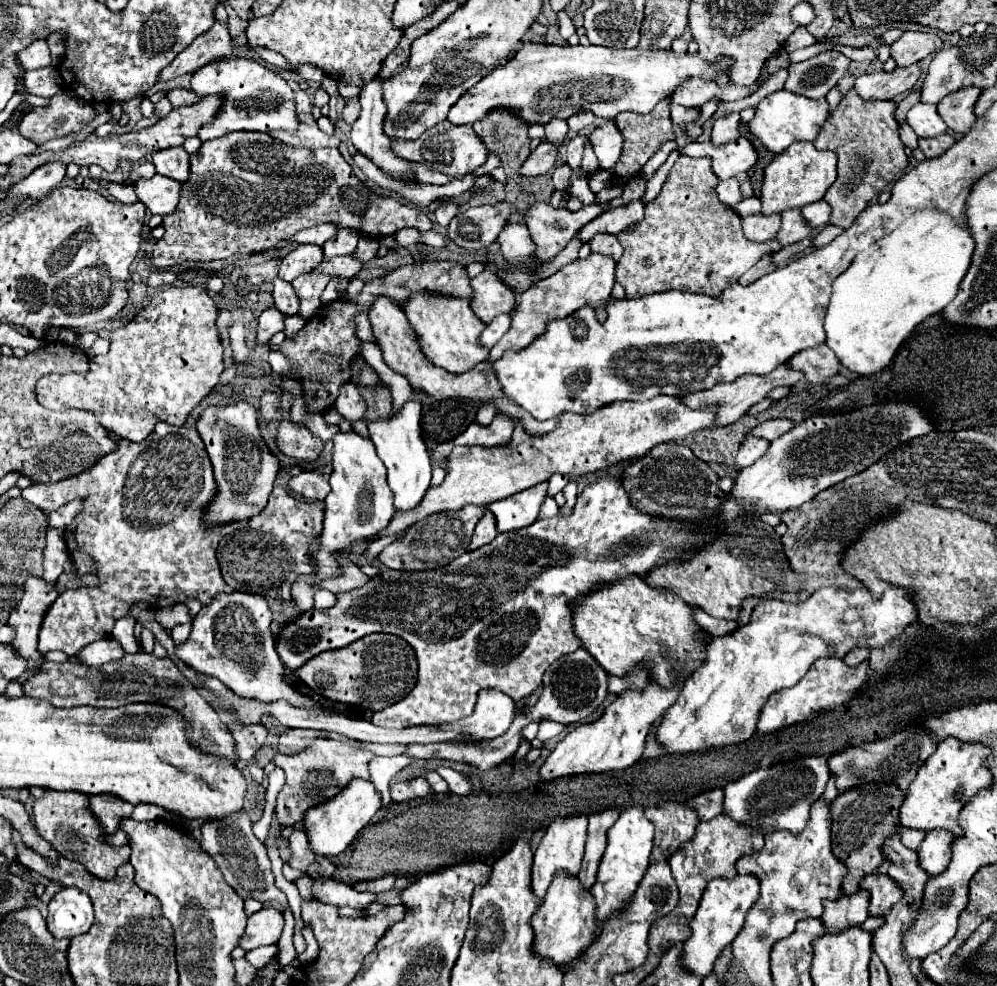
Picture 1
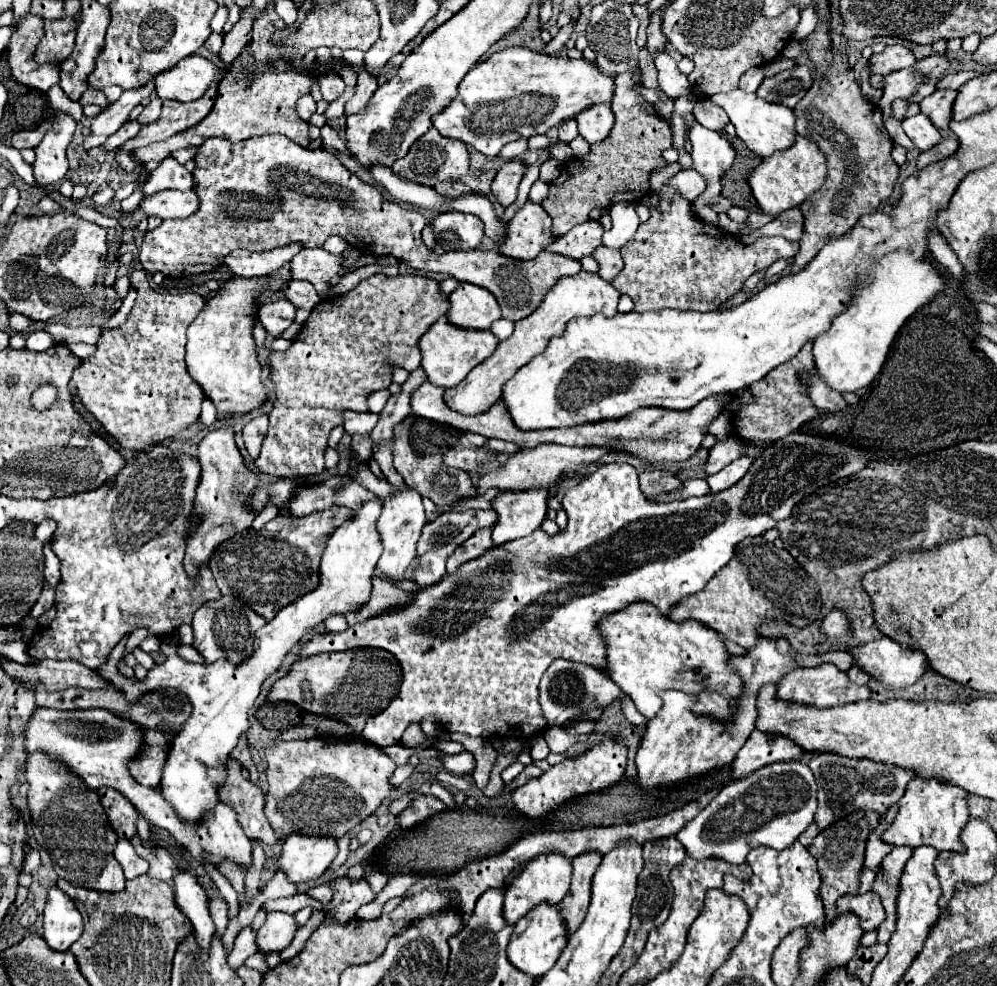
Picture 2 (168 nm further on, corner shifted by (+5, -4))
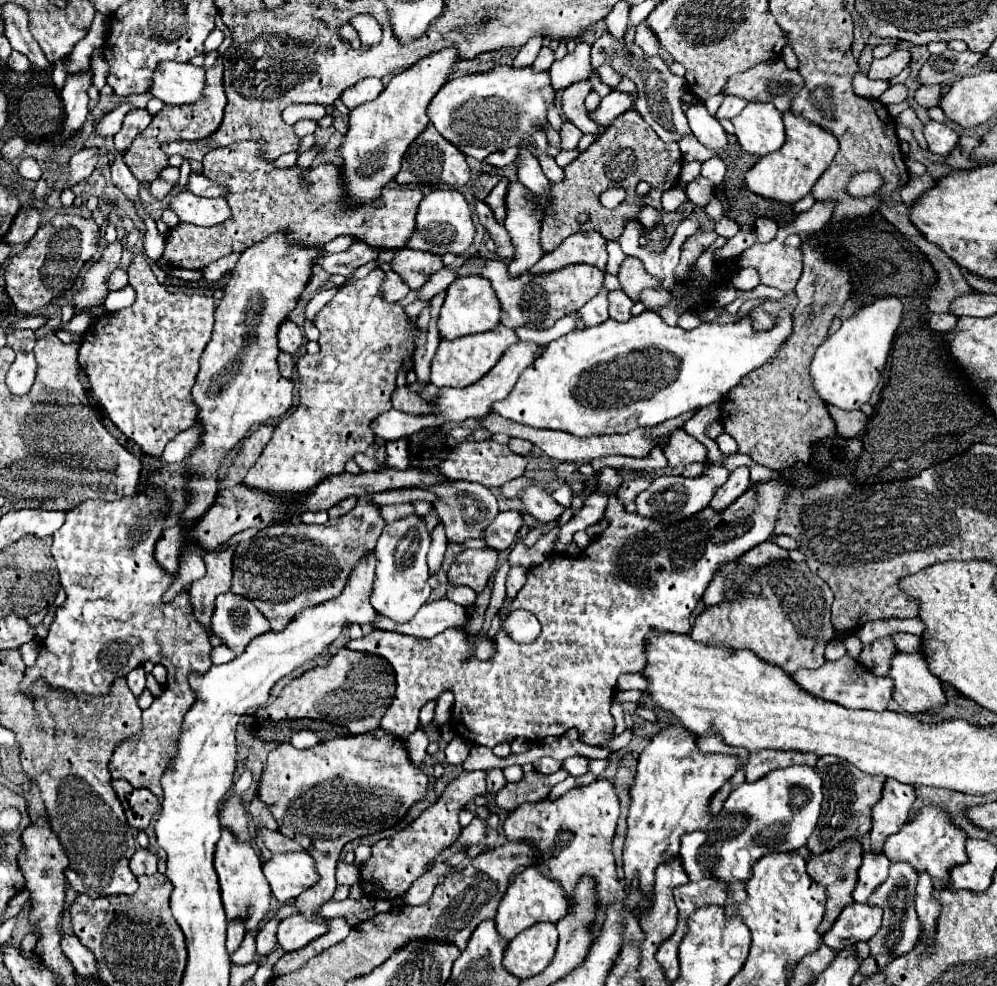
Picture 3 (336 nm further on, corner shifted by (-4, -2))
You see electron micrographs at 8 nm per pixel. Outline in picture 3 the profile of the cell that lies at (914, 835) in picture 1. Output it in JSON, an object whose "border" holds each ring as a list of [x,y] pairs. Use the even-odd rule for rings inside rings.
{"border":[[[896,861],[890,865],[890,875],[888,879],[870,895],[868,905],[878,905],[884,909],[884,917],[882,917],[882,927],[880,931],[868,941],[870,943],[870,951],[872,955],[878,953],[896,953],[896,955],[904,955],[908,951],[914,949],[916,941],[918,941],[918,915],[914,909],[914,889],[916,889],[916,869],[910,863],[902,863]]]}

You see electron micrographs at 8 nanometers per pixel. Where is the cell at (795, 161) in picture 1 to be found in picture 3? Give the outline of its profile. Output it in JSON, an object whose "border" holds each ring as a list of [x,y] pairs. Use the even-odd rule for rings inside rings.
{"border":[[[790,111],[784,113],[784,125],[786,125],[786,143],[782,145],[782,149],[760,157],[760,161],[746,173],[746,183],[750,191],[754,191],[760,197],[792,205],[800,201],[804,195],[808,195],[814,183],[830,167],[834,155],[838,153],[838,141],[826,129],[812,125],[810,121],[804,121],[802,117],[796,117]]]}

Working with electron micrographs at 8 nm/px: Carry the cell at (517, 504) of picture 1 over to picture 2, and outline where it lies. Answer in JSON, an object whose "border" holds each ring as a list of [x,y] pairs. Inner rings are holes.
{"border":[[[535,487],[531,491],[515,491],[515,495],[499,495],[493,501],[499,515],[493,527],[493,543],[503,545],[511,539],[533,533],[547,513],[547,489]]]}

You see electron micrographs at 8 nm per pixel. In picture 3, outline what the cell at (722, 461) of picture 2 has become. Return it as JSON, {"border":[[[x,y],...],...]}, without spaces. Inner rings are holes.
{"border":[[[708,465],[700,477],[682,477],[682,475],[680,477],[670,477],[670,475],[656,477],[654,483],[636,497],[636,511],[644,517],[664,517],[666,523],[680,521],[704,509],[710,503],[712,495],[718,491],[718,487],[728,479],[728,475],[730,475],[730,469]]]}

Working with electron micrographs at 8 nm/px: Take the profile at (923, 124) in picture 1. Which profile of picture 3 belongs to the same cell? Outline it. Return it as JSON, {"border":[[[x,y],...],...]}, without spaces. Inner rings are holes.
{"border":[[[928,119],[924,123],[924,137],[926,137],[928,149],[938,155],[948,155],[958,141],[956,131],[952,131],[948,125],[932,121],[932,119]]]}

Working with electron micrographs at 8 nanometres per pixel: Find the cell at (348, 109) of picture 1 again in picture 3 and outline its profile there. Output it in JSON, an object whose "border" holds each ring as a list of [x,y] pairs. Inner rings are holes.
{"border":[[[362,79],[360,83],[352,85],[348,91],[342,93],[342,101],[348,109],[352,107],[358,107],[360,103],[366,103],[366,101],[374,101],[380,93],[382,93],[384,85],[380,79]]]}

